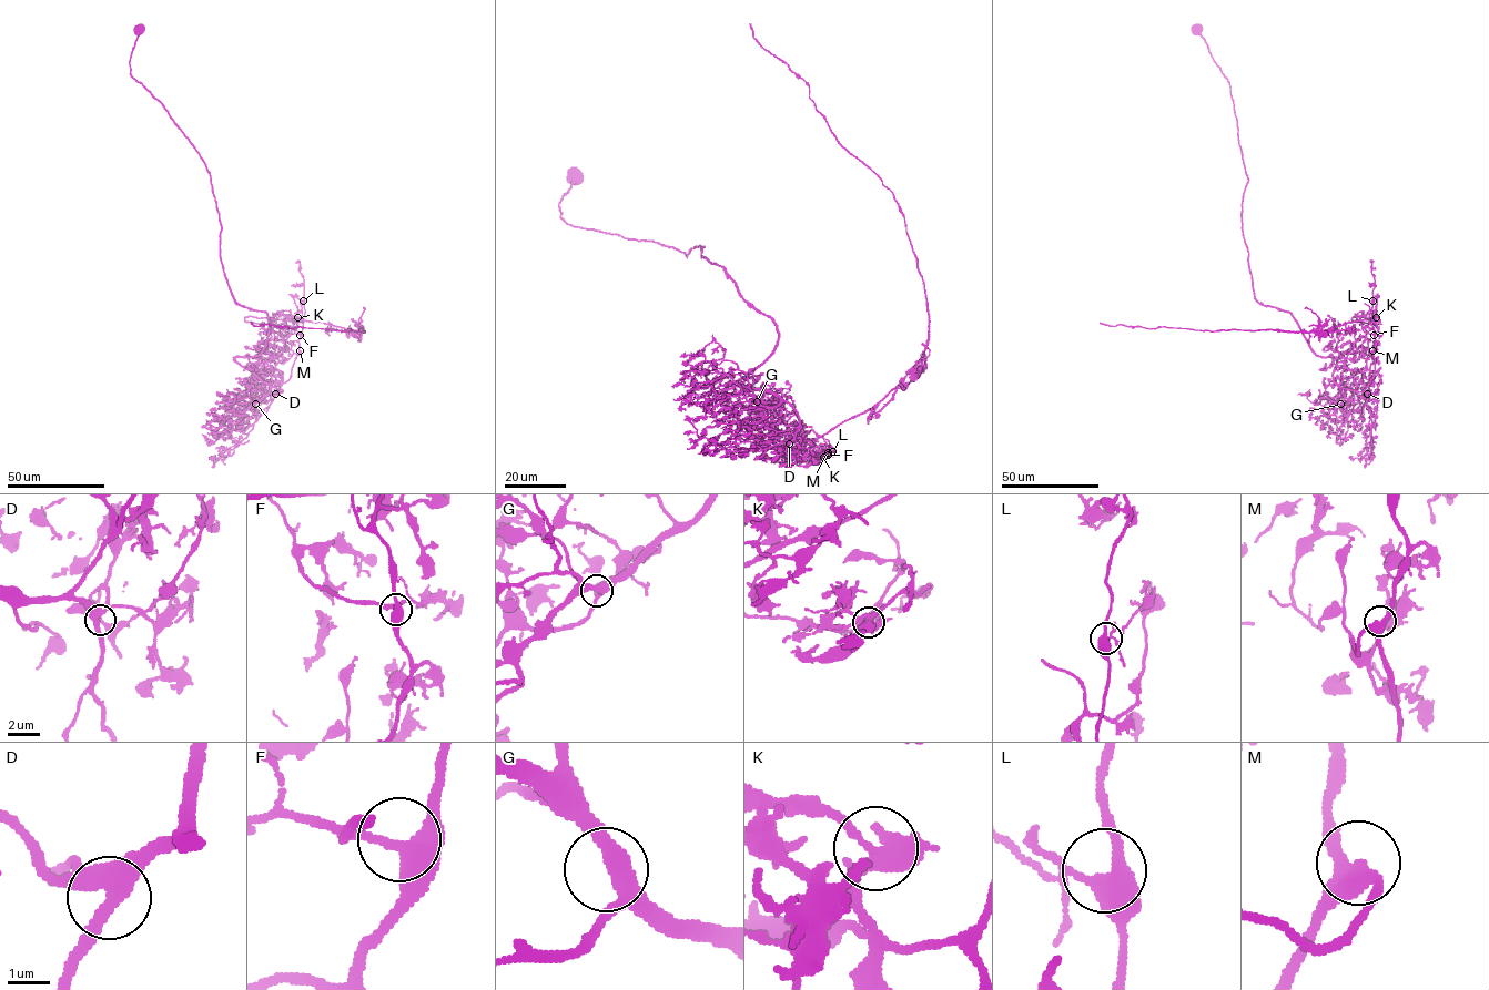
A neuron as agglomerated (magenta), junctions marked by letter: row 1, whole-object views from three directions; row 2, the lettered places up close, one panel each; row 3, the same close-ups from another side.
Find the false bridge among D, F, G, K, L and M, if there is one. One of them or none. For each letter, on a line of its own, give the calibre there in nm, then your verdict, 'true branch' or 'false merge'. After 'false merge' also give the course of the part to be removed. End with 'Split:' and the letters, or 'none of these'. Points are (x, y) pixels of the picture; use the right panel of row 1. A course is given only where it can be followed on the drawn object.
D: calibre 380 nm; true branch
F: calibre 360 nm; true branch
G: calibre 360 nm; true branch
K: calibre 360 nm; false merge; course (1376, 317), (1375, 310), (1370, 319), (1308, 332), (1150, 329), (1100, 322)
L: calibre 400 nm; true branch
M: calibre 360 nm; true branch
Split: K

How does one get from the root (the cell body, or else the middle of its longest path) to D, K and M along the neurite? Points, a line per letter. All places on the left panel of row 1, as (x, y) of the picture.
D: (140, 30), (130, 74), (209, 173), (234, 300), (267, 314), (263, 349), (234, 359), (275, 394)
K: (140, 30), (130, 74), (209, 173), (234, 300), (267, 314), (263, 349), (234, 359), (280, 391), (297, 317)
M: (140, 30), (130, 74), (209, 173), (234, 300), (267, 314), (263, 349), (234, 359), (282, 391), (300, 350)

